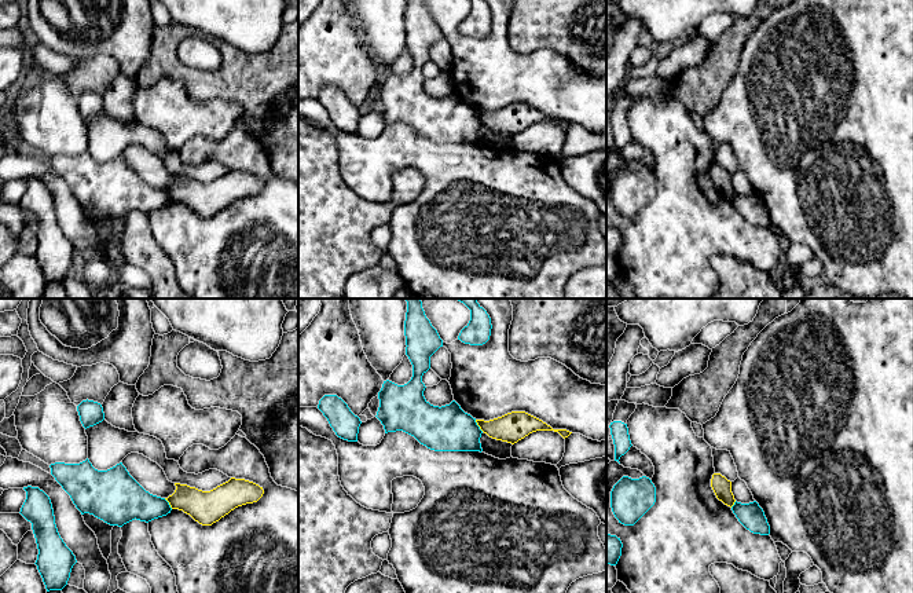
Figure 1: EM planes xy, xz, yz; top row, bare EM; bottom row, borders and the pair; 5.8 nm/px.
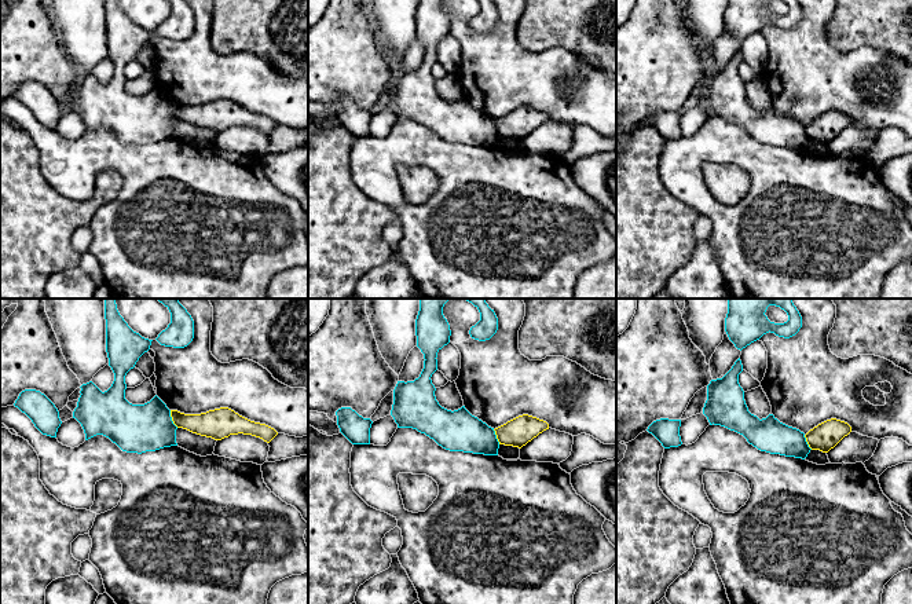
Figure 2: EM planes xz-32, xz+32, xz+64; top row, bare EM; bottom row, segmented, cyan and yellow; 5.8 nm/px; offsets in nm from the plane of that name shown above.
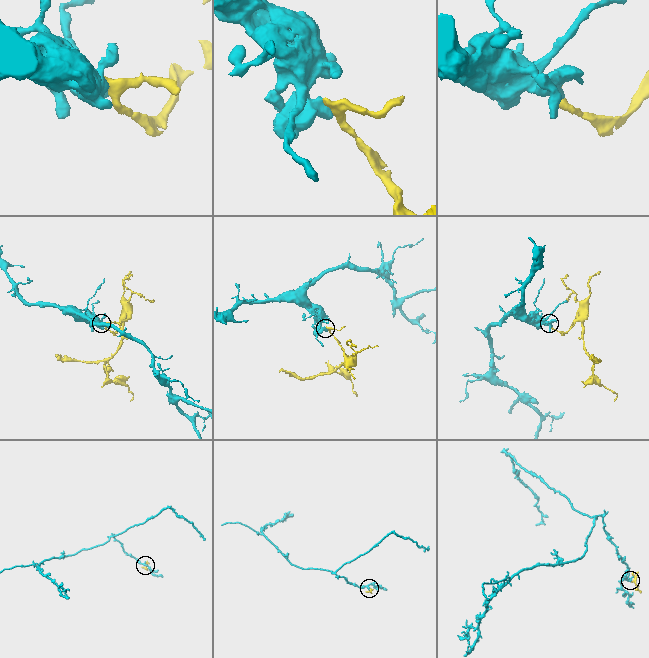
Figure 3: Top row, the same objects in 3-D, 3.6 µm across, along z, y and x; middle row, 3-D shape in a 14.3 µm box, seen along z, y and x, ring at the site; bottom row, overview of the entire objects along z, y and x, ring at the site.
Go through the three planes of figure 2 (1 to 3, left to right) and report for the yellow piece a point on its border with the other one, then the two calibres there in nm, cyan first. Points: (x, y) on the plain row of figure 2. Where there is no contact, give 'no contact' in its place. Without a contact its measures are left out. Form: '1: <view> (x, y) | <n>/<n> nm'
1: xz-32 (171, 110) | 280/160 nm
2: xz+32 (495, 128) | 240/170 nm
3: xz+64 (806, 134) | 200/160 nm

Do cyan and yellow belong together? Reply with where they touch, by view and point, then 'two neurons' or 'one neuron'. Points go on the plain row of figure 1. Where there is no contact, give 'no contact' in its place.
meets cyan in xz at (477, 117); two neurons

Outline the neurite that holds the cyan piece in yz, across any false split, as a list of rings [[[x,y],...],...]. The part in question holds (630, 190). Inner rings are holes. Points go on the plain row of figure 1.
[[[623,168],[610,183],[610,200],[619,215],[634,217],[656,194],[656,179],[646,168]]]

